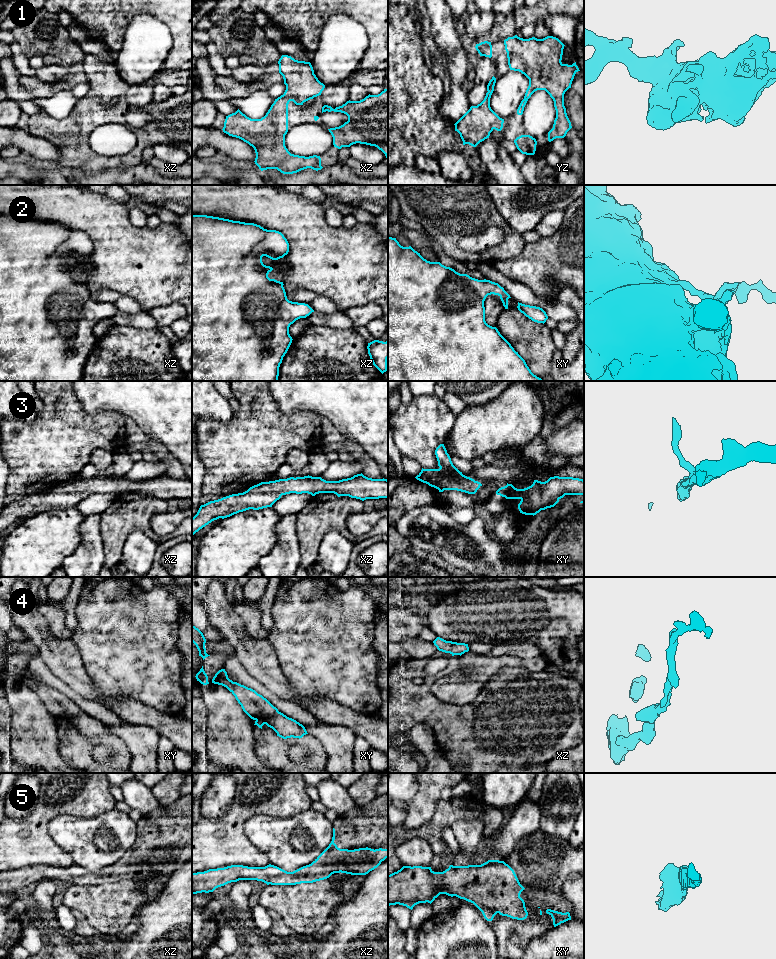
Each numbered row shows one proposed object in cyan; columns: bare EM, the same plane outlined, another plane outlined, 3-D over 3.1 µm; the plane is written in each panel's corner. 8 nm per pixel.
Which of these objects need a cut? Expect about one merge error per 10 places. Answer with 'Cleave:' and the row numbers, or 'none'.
Cleave: none

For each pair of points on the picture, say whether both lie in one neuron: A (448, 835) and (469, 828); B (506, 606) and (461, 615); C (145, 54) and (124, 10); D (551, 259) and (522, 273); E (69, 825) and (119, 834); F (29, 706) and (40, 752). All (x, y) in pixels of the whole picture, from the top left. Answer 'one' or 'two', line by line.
A: two
B: one
C: two
D: one
E: one
F: one

